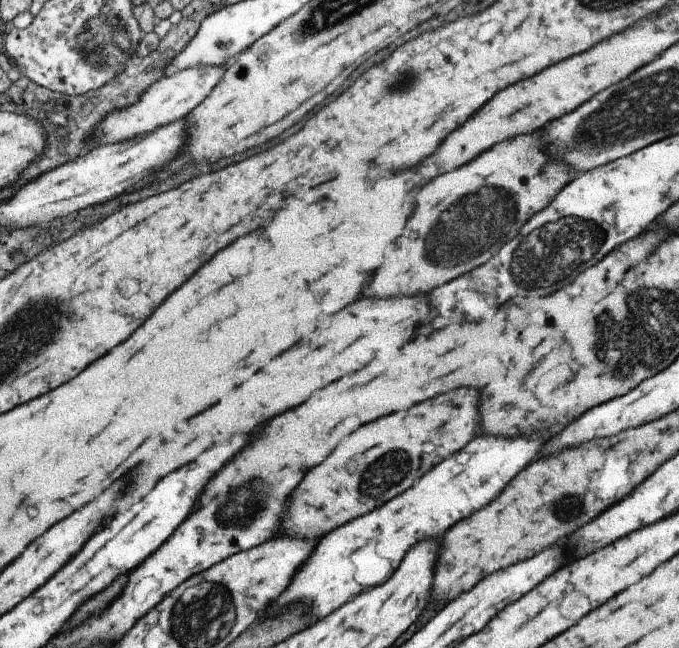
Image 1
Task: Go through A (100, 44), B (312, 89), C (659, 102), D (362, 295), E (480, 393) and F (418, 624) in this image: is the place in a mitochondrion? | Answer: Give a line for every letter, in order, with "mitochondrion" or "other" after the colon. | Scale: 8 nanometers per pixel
A: mitochondrion
B: mitochondrion
C: mitochondrion
D: other
E: other
F: other

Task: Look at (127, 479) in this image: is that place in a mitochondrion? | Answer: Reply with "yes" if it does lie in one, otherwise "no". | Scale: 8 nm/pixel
no

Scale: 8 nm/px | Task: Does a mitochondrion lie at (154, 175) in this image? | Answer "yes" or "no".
no

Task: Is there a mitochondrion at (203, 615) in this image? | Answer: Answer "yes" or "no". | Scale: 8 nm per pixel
yes

